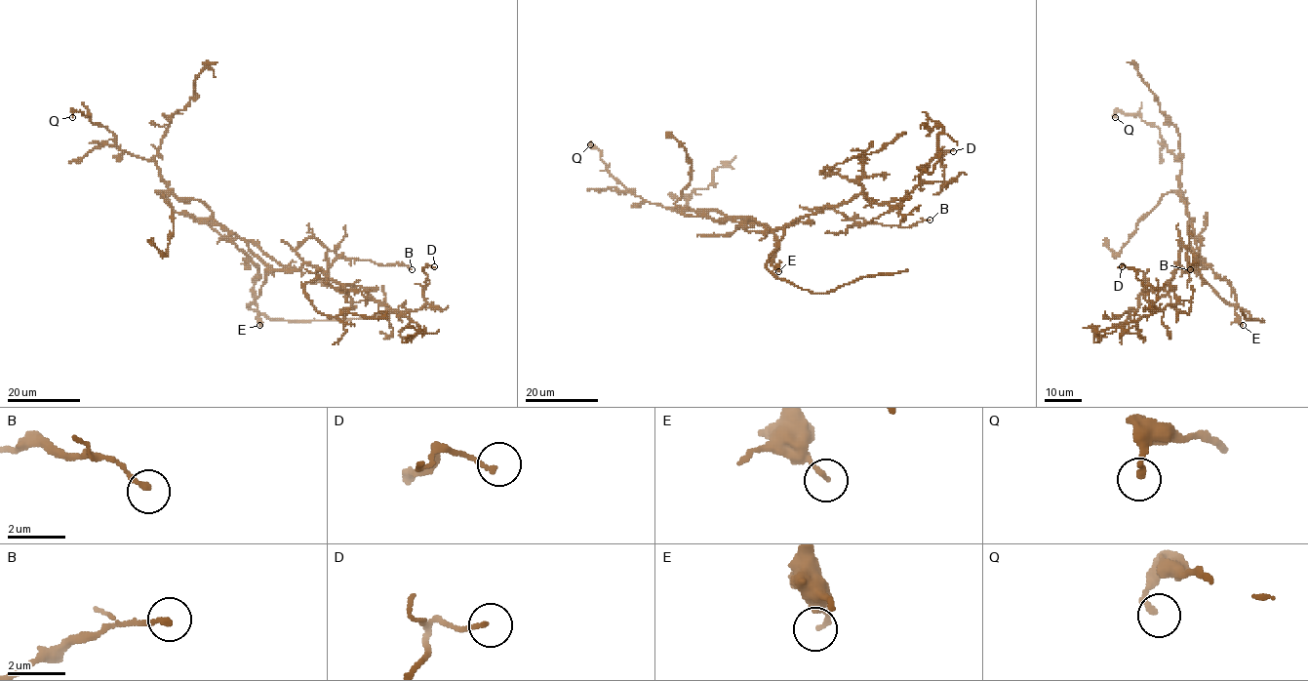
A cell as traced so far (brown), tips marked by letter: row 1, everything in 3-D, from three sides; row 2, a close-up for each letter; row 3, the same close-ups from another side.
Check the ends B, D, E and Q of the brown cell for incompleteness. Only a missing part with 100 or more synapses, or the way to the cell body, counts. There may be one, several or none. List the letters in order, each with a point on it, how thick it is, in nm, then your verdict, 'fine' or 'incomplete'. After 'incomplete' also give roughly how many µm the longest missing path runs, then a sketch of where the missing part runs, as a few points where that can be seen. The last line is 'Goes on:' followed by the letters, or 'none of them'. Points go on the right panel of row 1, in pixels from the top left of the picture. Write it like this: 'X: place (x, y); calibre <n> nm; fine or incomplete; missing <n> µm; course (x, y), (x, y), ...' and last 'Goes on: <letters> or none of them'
B: place (1190, 269); calibre 180 nm; fine
D: place (1122, 266); calibre 140 nm; fine
E: place (1243, 325); calibre 150 nm; fine
Q: place (1115, 117); calibre 200 nm; fine
Goes on: none of them

